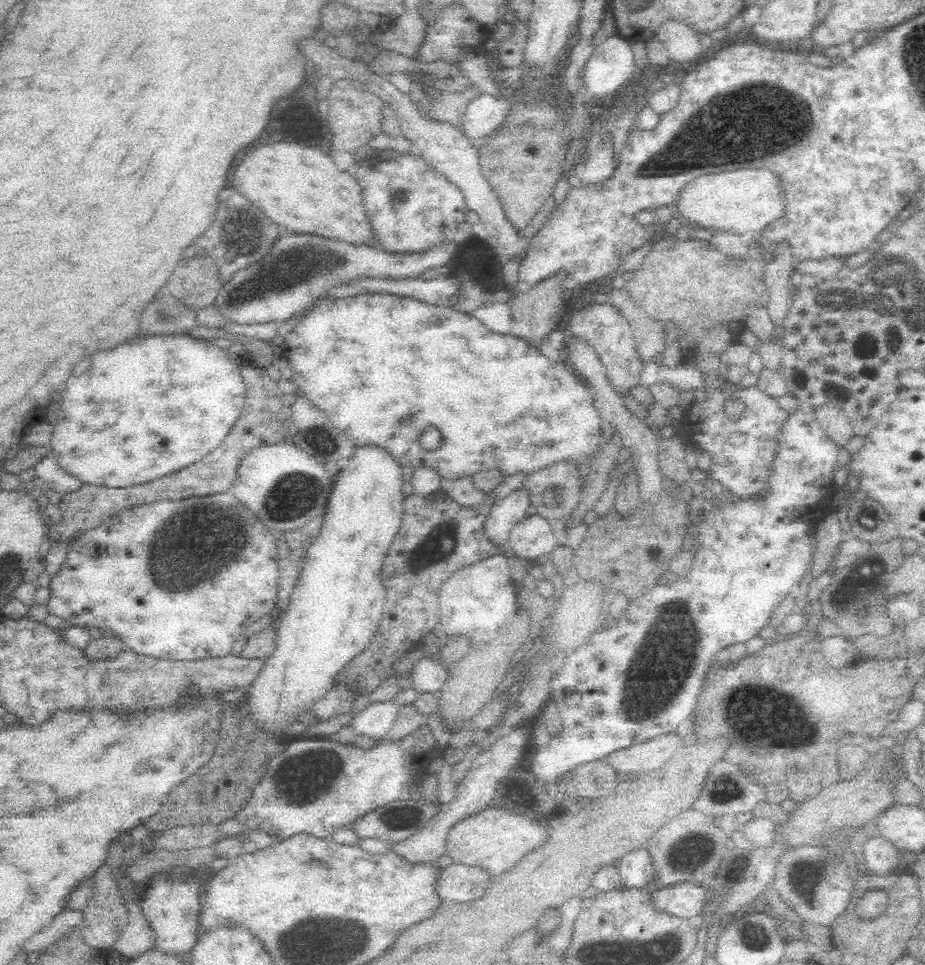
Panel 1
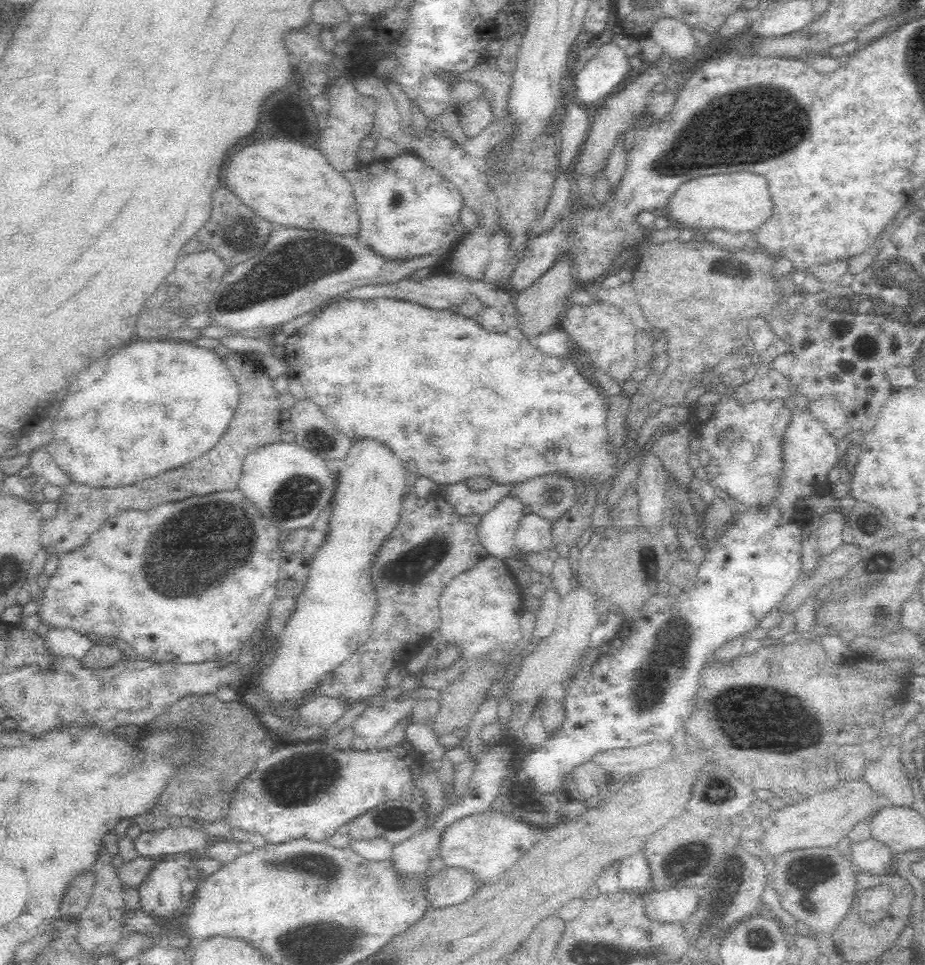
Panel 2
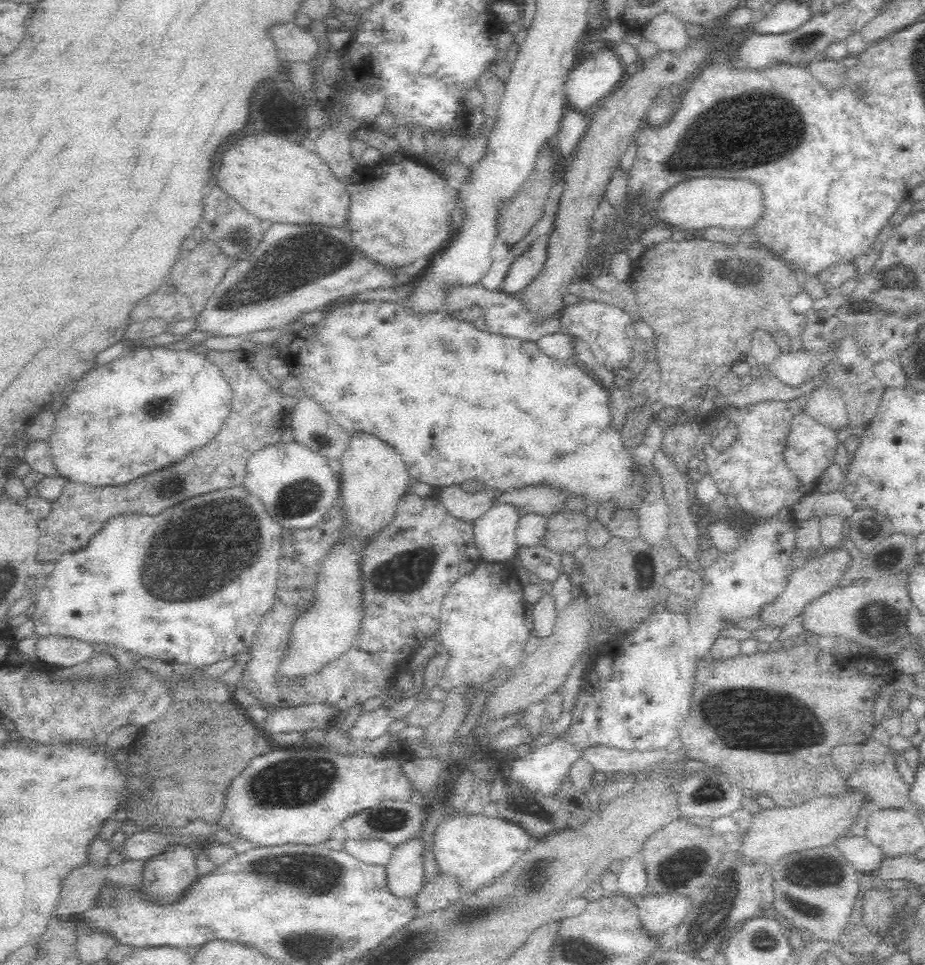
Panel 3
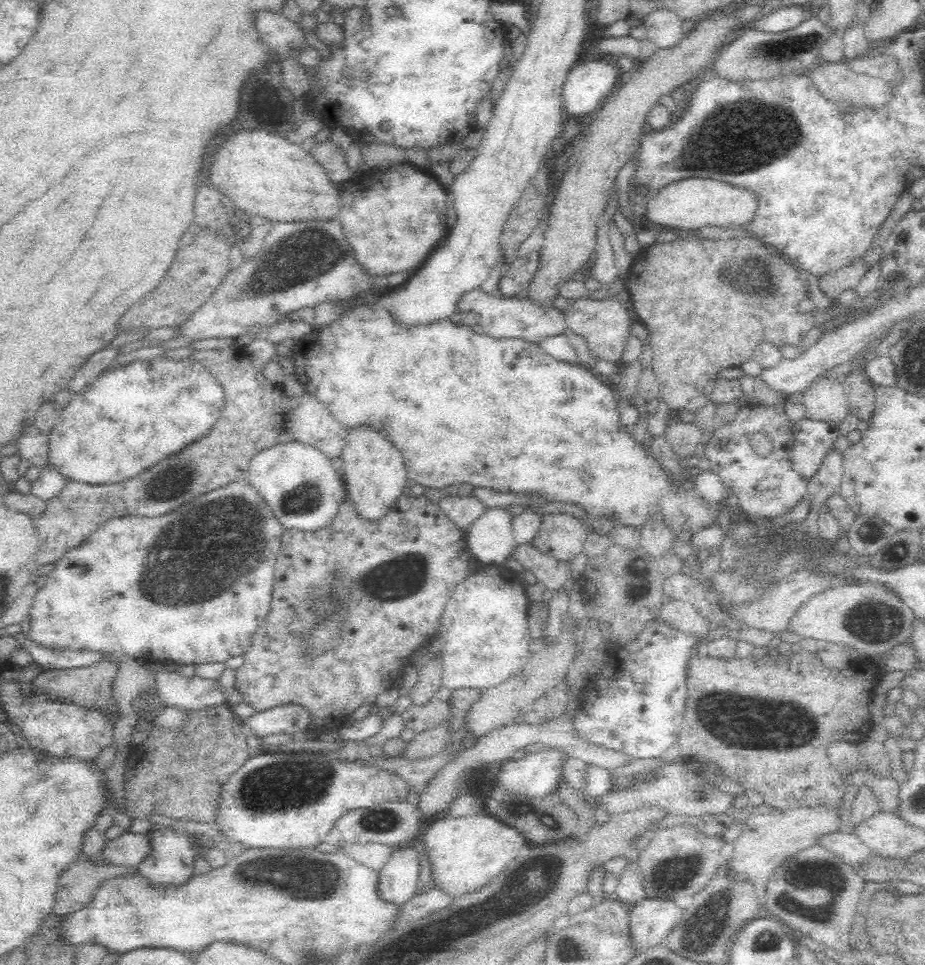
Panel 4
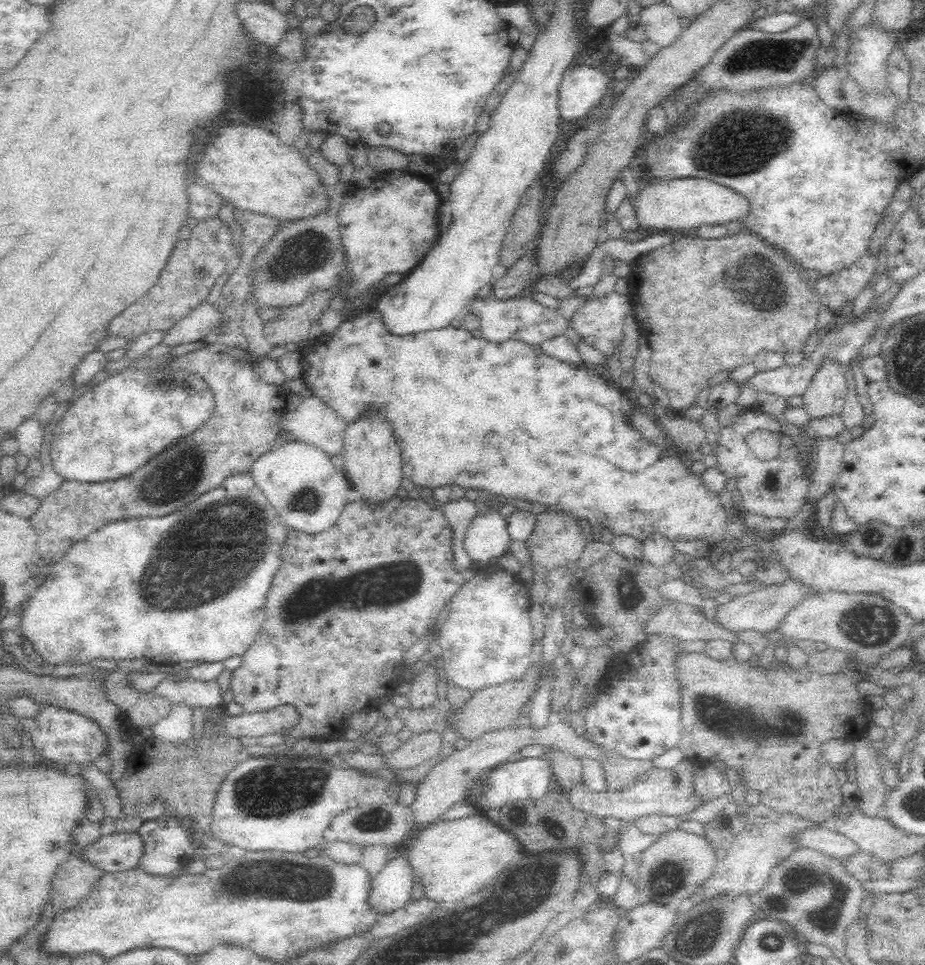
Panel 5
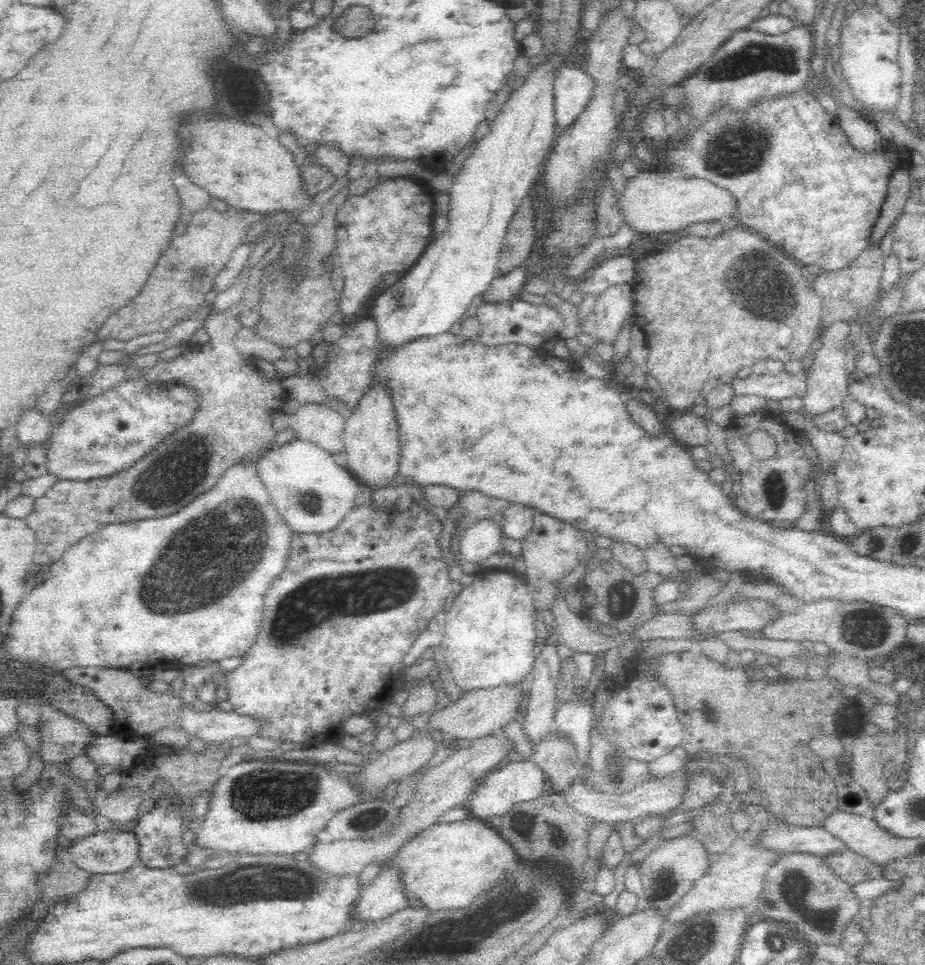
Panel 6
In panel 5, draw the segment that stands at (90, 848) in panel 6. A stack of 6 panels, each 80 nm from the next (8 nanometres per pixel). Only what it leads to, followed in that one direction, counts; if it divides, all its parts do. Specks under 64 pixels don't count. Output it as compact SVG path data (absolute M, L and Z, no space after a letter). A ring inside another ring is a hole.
M139 832L131 833L112 833L104 835L97 840L91 847L84 849L84 856L92 865L103 868L105 872L126 871L138 866L143 857L145 844Z

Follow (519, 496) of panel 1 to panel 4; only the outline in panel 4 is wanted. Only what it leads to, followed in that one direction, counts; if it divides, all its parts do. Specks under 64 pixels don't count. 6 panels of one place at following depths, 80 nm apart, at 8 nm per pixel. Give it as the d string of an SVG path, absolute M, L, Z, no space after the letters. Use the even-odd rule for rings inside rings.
M506 507L487 508L468 528L469 549L473 555L484 563L504 563L513 558L518 545L513 535L512 512Z

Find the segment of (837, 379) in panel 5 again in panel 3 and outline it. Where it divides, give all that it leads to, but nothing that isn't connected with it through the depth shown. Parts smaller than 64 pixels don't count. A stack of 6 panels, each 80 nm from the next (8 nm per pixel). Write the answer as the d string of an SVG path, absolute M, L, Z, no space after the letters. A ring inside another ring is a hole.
M828 389L810 393L801 401L802 409L834 433L842 432L849 420L840 393Z

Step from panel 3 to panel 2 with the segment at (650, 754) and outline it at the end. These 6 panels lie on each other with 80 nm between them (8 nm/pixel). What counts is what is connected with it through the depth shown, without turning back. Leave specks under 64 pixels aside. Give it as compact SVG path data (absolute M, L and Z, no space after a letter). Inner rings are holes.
M654 740L644 745L602 752L602 756L594 756L594 760L610 772L620 774L620 768L624 772L640 772L662 764L672 756L672 750L674 744L670 740Z

